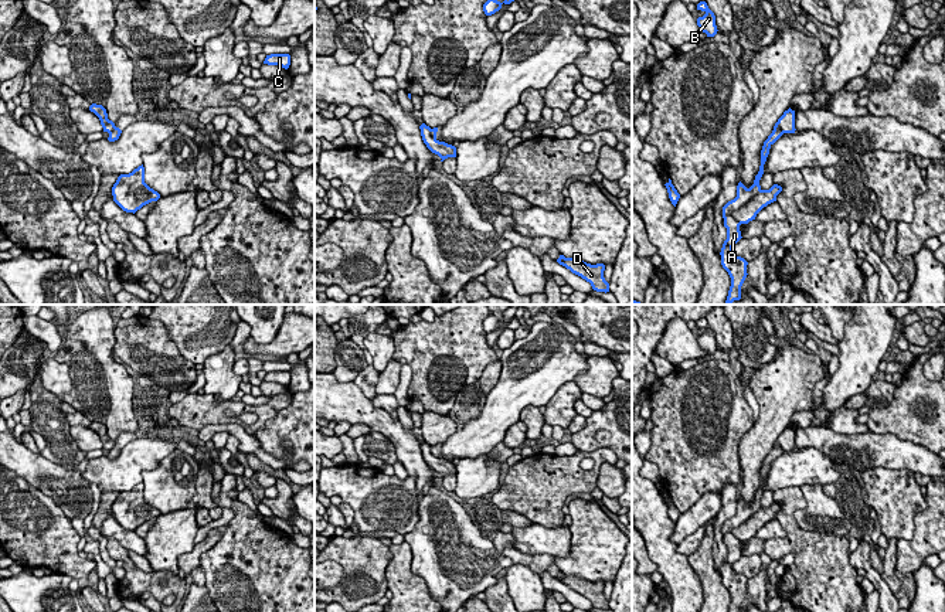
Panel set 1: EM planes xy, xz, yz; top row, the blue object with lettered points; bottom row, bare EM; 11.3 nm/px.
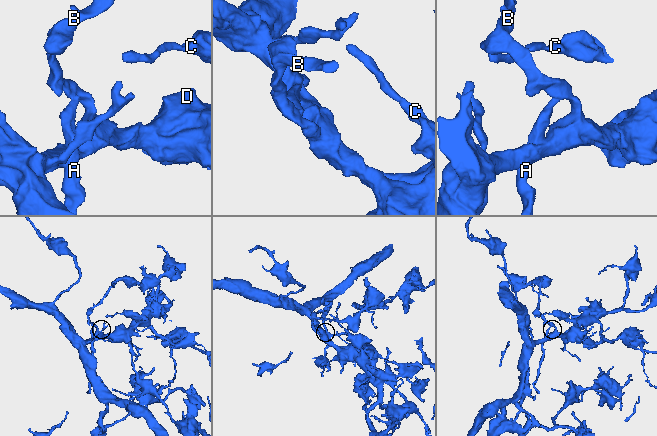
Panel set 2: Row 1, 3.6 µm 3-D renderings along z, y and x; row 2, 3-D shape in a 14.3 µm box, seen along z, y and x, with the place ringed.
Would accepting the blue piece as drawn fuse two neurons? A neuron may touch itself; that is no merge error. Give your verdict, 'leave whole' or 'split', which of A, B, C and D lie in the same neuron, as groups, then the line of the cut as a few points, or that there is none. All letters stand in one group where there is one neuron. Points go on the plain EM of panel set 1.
split | A / B C D | yz (760, 506), (733, 530), (738, 541)

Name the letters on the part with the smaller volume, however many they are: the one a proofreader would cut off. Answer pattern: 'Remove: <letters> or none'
Remove: A

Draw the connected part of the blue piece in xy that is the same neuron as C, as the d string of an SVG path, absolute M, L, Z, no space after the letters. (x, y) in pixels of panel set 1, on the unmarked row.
M271 371L271 373L266 373L264 381L278 382L288 387L290 382L290 373L289 371Z

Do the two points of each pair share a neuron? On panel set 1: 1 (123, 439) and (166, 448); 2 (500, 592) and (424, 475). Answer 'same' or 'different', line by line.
1: different
2: different

